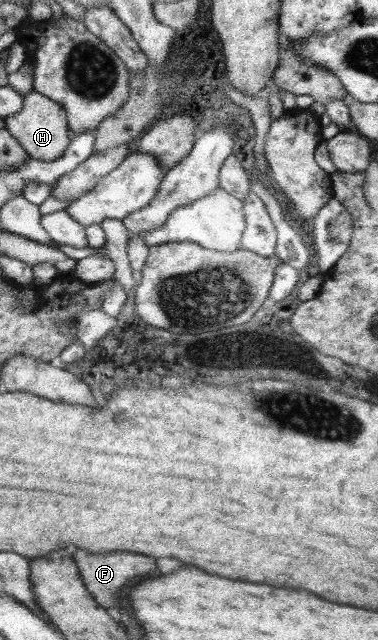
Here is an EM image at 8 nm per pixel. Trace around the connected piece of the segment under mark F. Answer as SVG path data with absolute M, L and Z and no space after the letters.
M76 550L74 552L74 562L78 564L80 578L84 582L86 590L94 597L94 600L105 609L108 606L118 606L120 604L120 592L130 586L132 582L142 580L144 576L150 576L156 572L156 560L134 554L134 552L106 552L106 554L90 554L86 550Z

